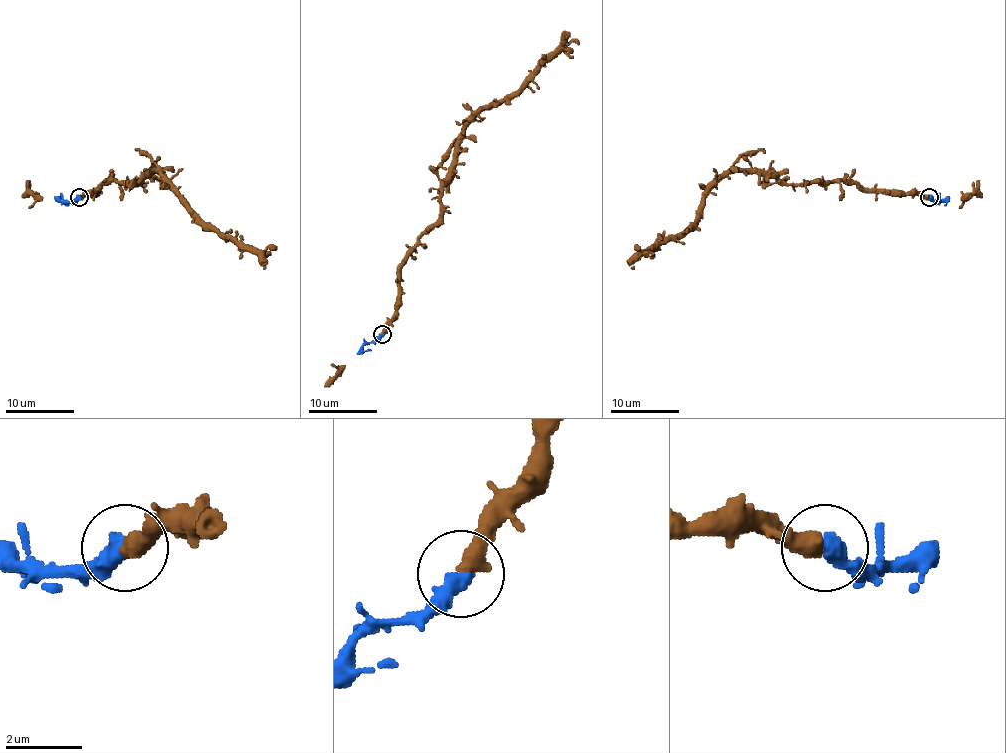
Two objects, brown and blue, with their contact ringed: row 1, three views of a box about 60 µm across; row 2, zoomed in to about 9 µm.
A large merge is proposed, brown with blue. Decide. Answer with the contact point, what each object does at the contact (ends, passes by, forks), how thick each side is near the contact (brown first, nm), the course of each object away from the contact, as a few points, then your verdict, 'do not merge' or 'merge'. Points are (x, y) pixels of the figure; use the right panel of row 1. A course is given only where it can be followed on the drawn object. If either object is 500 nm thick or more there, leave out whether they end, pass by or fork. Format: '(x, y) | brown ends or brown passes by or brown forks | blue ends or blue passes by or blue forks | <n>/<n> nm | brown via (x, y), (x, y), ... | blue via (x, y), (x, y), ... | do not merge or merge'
(929, 197) | 500/500 nm | brown via (929, 198), (860, 189), (841, 181), (780, 184), (756, 172), (728, 172), (689, 225), (656, 241), (630, 268) | blue via (929, 198), (946, 205) | merge

